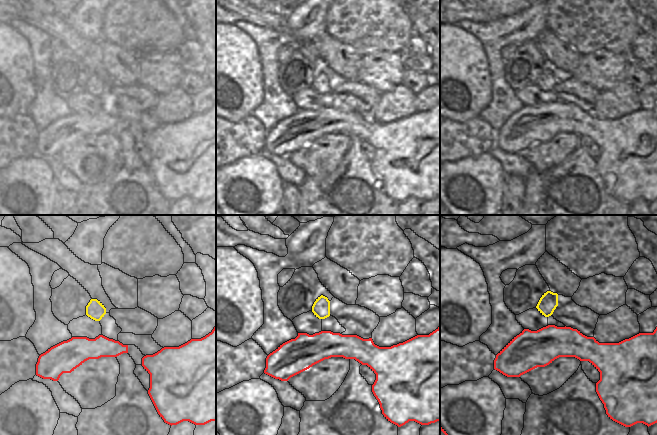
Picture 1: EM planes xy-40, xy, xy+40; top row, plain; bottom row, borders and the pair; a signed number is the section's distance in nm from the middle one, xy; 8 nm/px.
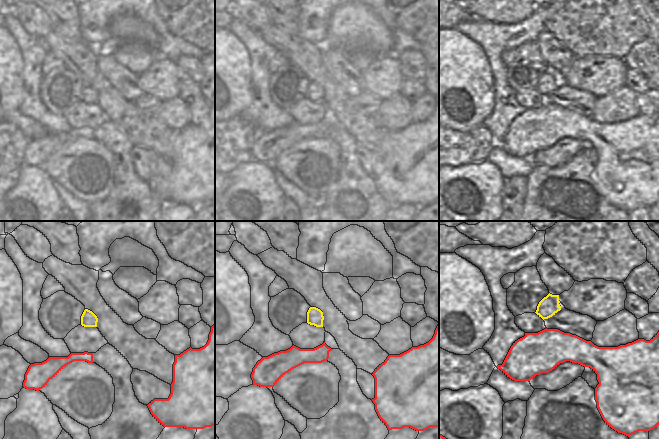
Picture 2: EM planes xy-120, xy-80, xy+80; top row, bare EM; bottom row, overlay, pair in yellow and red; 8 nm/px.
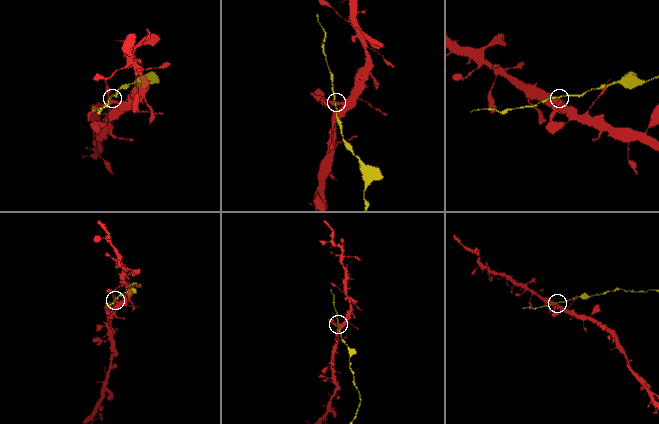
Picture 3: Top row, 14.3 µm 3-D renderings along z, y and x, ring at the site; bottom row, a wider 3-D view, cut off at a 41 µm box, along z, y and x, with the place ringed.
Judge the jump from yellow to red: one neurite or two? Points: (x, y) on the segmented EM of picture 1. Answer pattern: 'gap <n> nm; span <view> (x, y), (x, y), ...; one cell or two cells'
gap 70 nm; span xy+40 (548, 316), (548, 325); one cell

